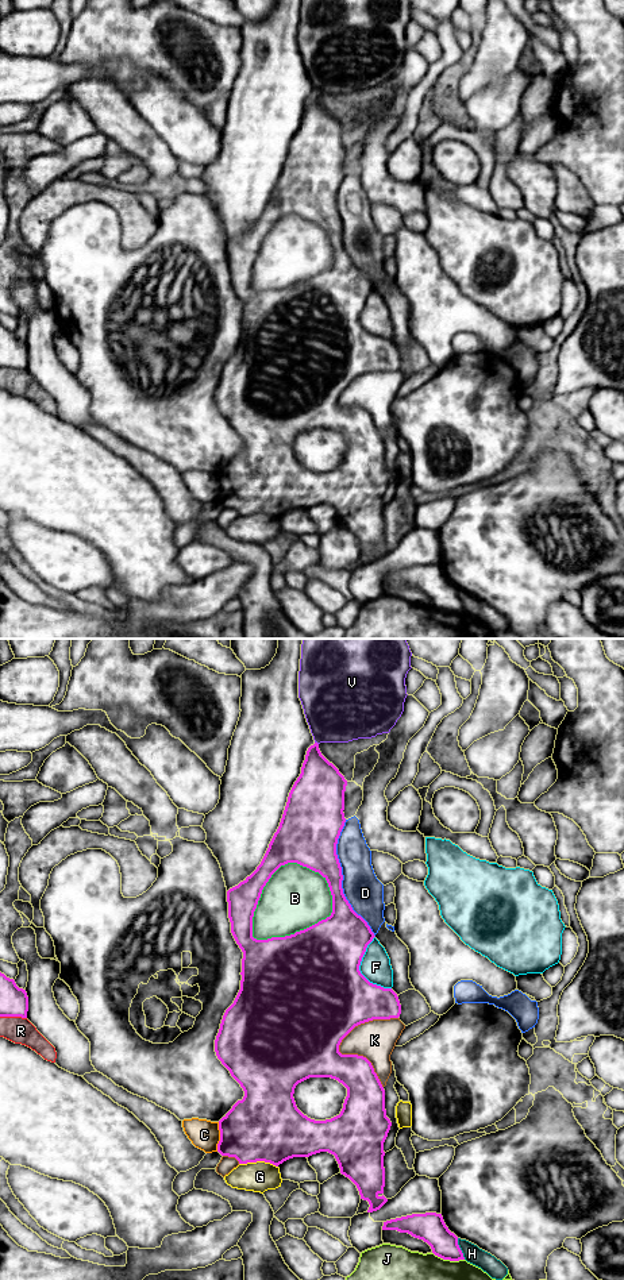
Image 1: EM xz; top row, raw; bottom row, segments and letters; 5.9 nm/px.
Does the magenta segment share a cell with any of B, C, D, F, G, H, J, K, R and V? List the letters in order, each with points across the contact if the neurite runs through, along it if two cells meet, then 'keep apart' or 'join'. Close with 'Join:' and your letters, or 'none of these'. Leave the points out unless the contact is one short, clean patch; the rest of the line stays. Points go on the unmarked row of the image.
B: keep apart
C: keep apart
D: keep apart
F: keep apart
G: keep apart
H: keep apart
J: keep apart
K: keep apart
R: keep apart
V: keep apart
Join: none of these

